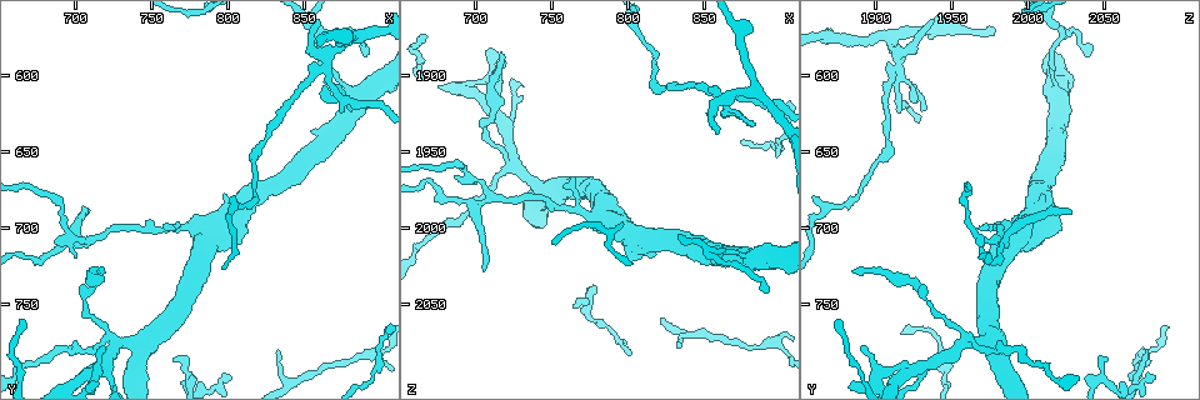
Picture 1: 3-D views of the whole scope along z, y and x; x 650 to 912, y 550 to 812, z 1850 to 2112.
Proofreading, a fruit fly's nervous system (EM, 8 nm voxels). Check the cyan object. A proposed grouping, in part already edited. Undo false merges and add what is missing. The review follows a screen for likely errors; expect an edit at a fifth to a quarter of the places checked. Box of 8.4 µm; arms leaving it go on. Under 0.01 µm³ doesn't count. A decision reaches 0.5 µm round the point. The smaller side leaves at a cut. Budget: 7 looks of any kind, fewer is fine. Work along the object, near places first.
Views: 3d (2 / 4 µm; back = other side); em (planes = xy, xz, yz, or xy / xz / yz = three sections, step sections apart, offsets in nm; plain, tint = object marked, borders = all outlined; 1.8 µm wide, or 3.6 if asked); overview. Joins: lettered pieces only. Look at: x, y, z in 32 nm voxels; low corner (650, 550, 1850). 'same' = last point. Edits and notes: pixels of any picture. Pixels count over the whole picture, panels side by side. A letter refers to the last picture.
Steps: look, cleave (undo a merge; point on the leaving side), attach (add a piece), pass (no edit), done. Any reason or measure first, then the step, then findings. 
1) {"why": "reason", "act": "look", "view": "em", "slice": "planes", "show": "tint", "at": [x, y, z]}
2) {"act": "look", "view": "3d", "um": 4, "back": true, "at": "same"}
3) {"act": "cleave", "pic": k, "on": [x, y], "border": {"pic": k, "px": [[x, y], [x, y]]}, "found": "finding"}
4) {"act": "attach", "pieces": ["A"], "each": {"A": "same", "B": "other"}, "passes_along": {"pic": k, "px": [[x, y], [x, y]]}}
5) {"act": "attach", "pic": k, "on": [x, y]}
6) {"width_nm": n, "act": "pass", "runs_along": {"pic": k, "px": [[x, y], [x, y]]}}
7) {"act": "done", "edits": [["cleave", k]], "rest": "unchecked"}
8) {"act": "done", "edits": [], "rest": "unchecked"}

{"why": "a narrow waist", "act": "look", "view": "em", "slice": "planes", "show": "plain", "at": [712, 792, 1924]}

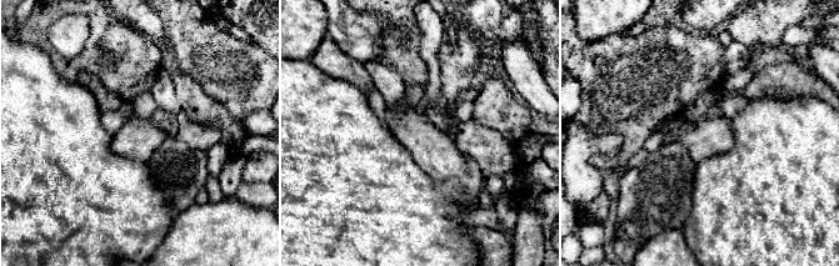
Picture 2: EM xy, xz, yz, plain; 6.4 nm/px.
{"why": "what lies round it", "act": "look", "view": "em", "slice": "planes", "show": "borders", "at": "same"}

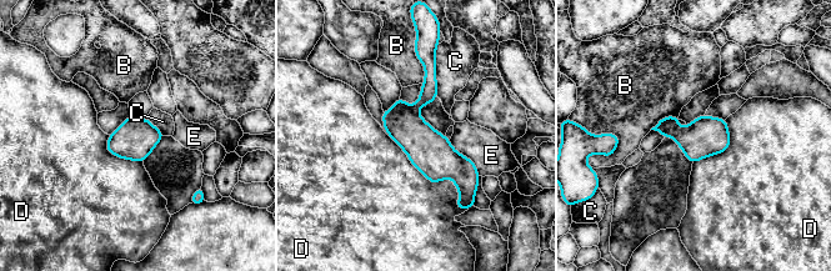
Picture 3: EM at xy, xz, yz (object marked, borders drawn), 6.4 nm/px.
{"act": "pass", "each": {"B": "other", "C": "other", "D": "other", "E": "other"}, "found": "continuous, no second neuron"}

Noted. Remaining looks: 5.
{"why": "end of a long branch", "act": "look", "view": "em", "slice": "planes", "show": "borders", "at": [718, 728, 1884]}

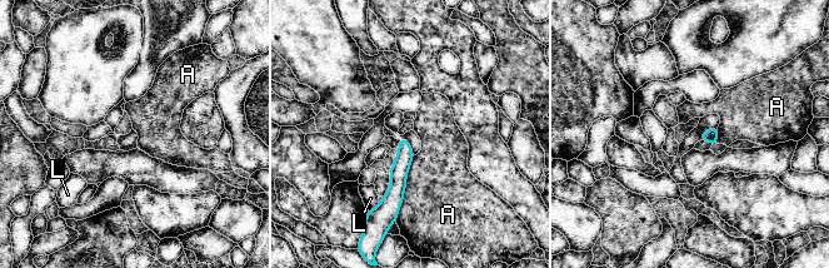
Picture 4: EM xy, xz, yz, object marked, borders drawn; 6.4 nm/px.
{"longest_contact_nm": ["A", 440], "act": "pass", "each": {"A": "other", "L": "other"}, "border": {"pic": 4, "px": [[414, 155], [395, 221]]}, "found": "none of them fits"}

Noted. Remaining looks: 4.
{"why": "looks like a crossing", "act": "look", "view": "3d", "um": 4, "back": true, "at": [864, 592, 1916]}

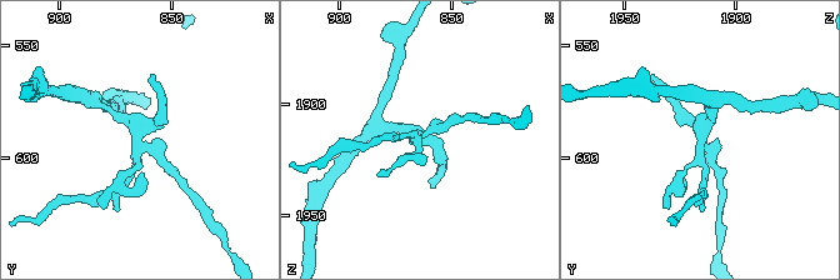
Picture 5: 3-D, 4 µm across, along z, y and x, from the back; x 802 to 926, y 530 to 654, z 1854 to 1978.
{"why": "now the EM", "act": "look", "view": "em", "slice": "planes", "show": "borders", "at": [865, 592, 1916]}

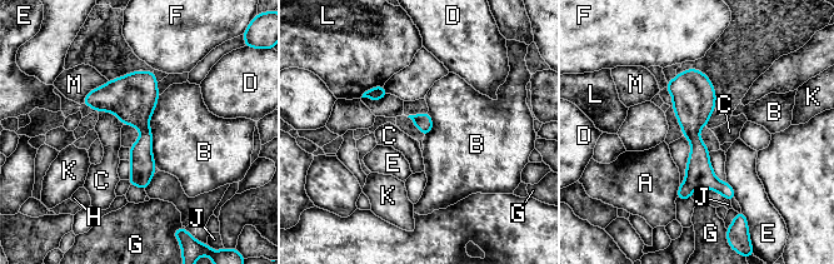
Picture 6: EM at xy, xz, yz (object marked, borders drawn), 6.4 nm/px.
{"act": "pass", "each": {"A": "other", "B": "other", "C": "other", "D": "other", "E": "other", "F": "other", "G": "other", "H": "other", "J": "other", "K": "other", "L": "other", "M": "other"}, "border": {"pic": 6, "px": [[159, 95], [149, 120], [155, 167]]}, "found": "continuous, no second neuron"}

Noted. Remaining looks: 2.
{"act": "done", "edits": [], "rest": "unchecked"}

